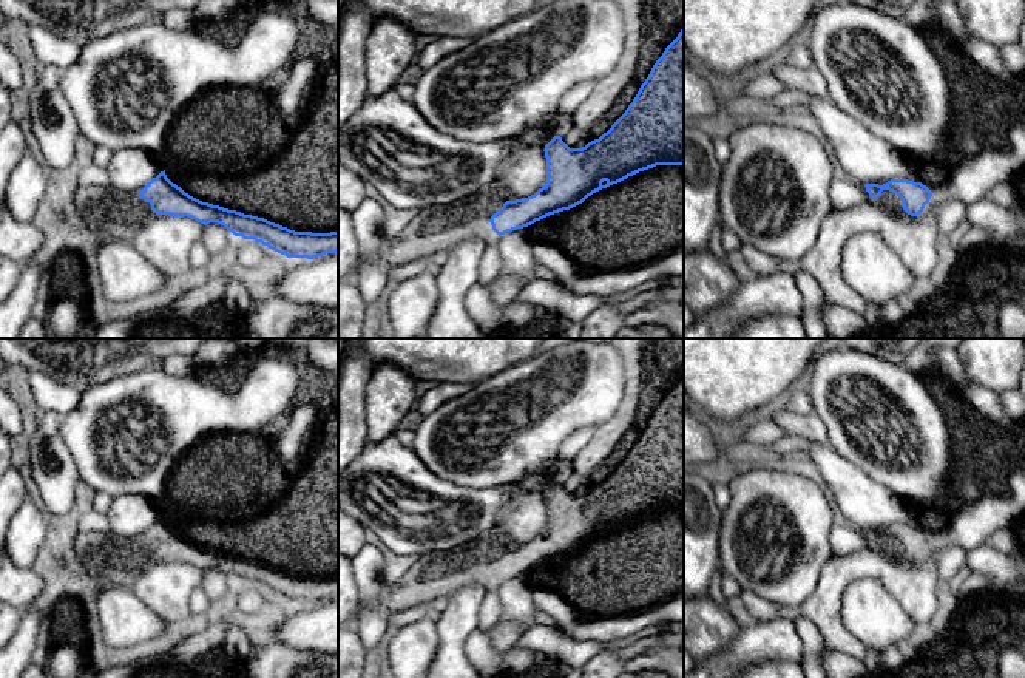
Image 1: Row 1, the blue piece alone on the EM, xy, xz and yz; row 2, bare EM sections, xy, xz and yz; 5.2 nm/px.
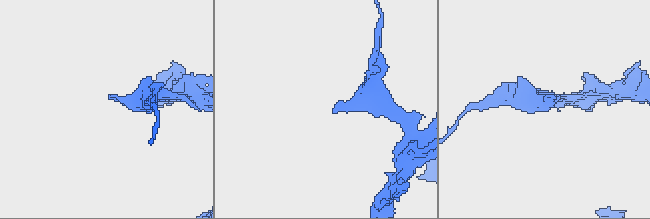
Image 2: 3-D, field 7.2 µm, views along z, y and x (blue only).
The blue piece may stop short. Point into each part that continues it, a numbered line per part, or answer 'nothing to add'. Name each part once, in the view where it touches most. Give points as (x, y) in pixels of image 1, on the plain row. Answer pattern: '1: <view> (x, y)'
1: yz (891, 547)

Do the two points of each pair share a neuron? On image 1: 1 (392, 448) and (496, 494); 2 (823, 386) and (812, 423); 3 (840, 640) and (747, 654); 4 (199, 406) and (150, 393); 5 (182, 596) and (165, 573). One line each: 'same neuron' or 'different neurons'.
1: same neuron
2: different neurons
3: different neurons
4: same neuron
5: same neuron

